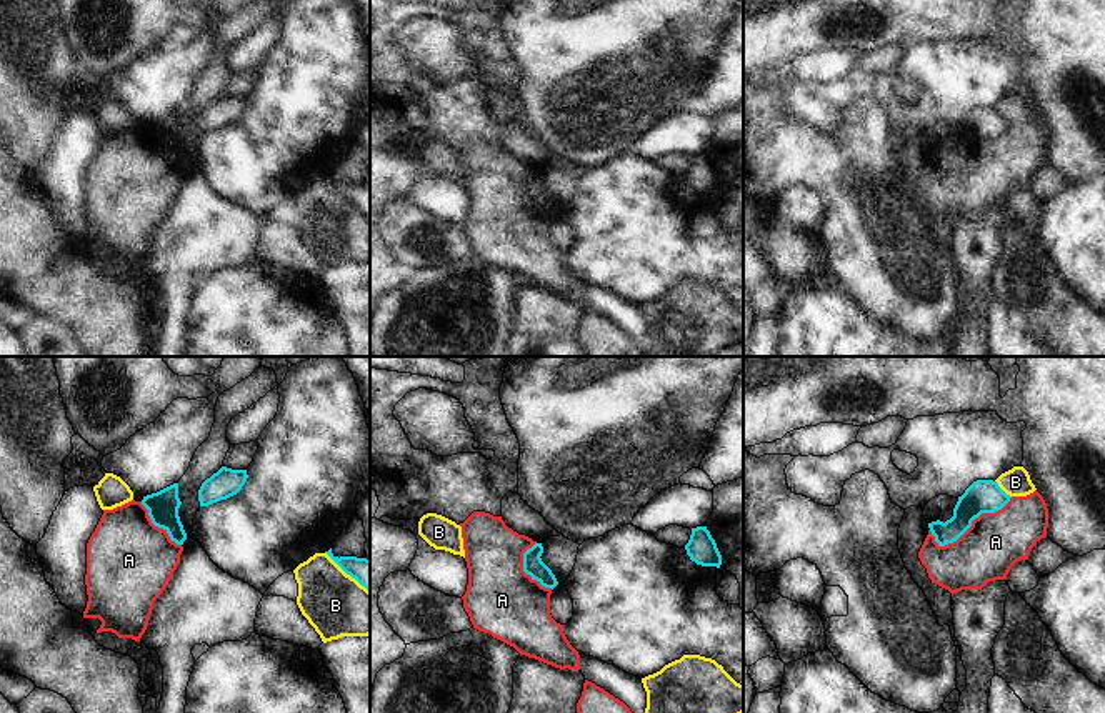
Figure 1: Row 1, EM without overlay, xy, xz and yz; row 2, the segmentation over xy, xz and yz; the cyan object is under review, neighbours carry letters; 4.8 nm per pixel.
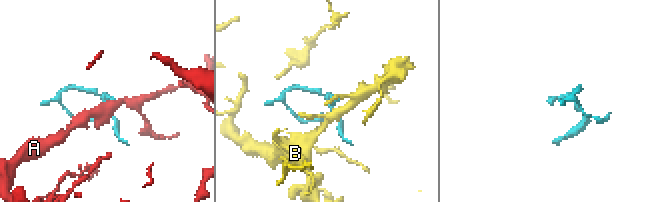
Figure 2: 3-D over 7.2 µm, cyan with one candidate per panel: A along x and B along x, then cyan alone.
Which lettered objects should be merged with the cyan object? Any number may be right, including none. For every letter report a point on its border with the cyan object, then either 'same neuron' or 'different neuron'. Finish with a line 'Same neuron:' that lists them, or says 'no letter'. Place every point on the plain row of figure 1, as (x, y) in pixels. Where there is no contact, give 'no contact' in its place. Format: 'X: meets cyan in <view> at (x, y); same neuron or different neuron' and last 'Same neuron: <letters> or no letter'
A: meets cyan in yz at (969, 154); different neuron
B: meets cyan in yz at (1000, 115); different neuron
Same neuron: no letter

